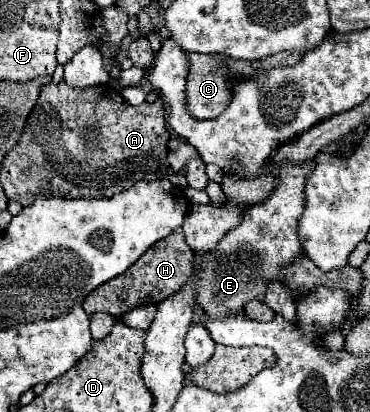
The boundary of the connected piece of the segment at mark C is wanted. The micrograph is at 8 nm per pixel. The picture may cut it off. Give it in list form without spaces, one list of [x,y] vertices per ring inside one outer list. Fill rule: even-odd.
[[[280,52],[274,54],[272,58],[248,62],[248,60],[232,60],[228,56],[218,56],[218,54],[188,54],[188,80],[186,80],[186,108],[194,120],[208,120],[220,116],[230,100],[232,100],[232,86],[240,78],[250,78],[256,76],[258,72],[266,72],[270,68],[278,66],[294,66],[300,60],[298,52]]]

